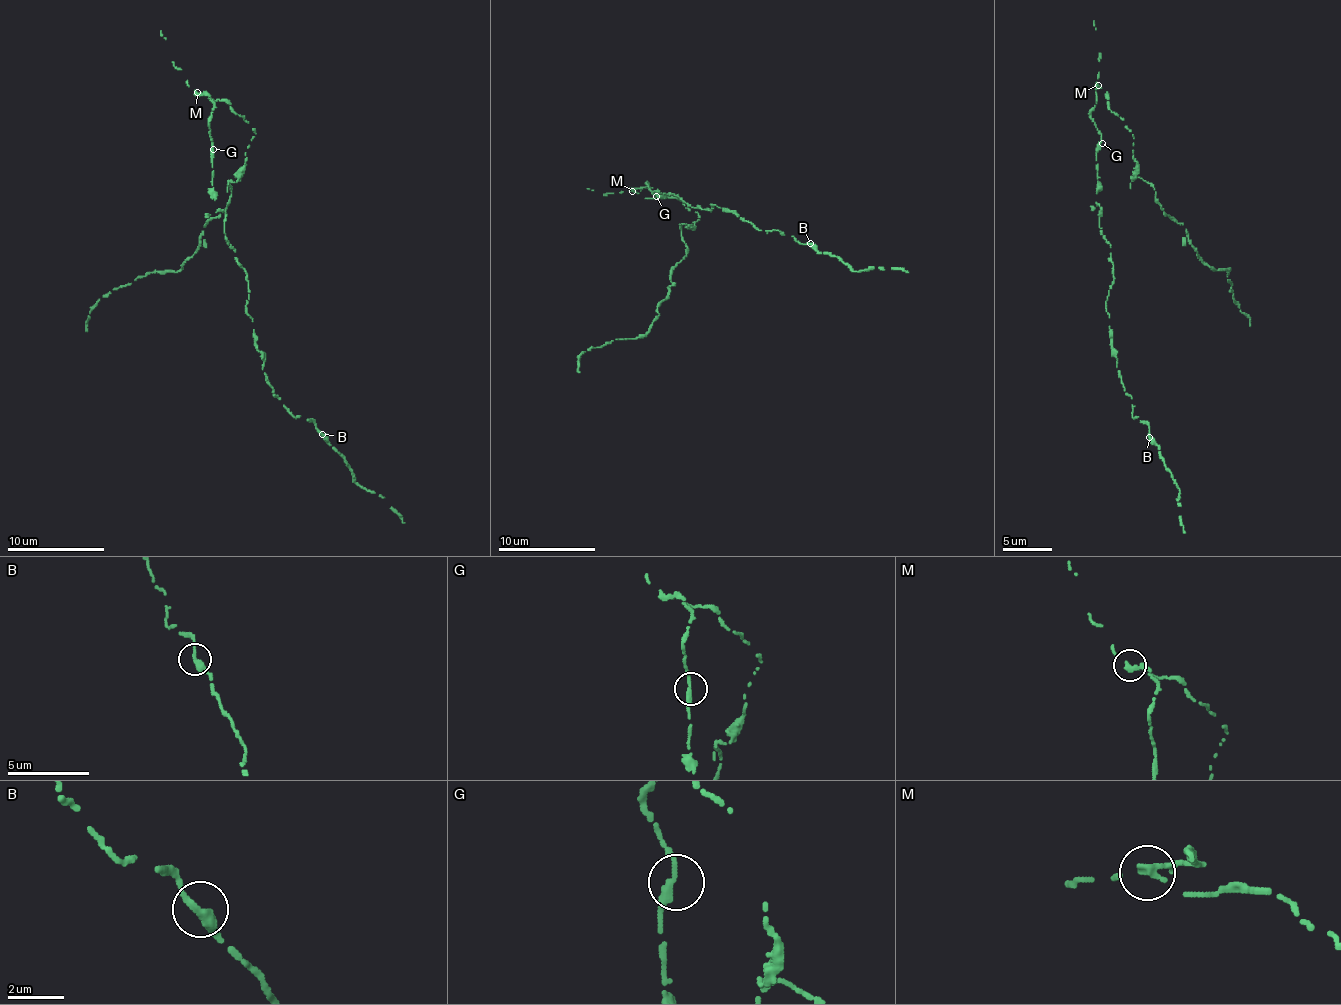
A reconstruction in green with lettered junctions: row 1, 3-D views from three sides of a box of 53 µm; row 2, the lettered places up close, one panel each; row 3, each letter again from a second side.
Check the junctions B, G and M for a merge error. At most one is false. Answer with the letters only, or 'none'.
M

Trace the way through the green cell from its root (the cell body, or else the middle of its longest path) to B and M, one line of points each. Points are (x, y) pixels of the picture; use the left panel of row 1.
B: (211, 149), (214, 200), (246, 272), (267, 384), (322, 434)
M: (211, 149), (210, 115), (214, 103), (207, 96), (197, 93)

